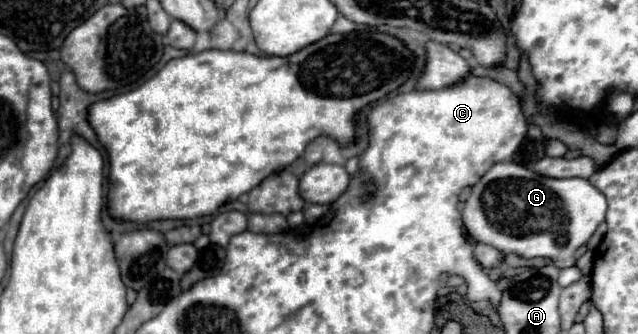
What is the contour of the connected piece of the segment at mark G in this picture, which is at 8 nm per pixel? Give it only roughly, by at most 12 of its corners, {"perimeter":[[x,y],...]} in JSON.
{"perimeter":[[493,165],[463,207],[501,253],[571,267],[605,221],[589,179]]}

